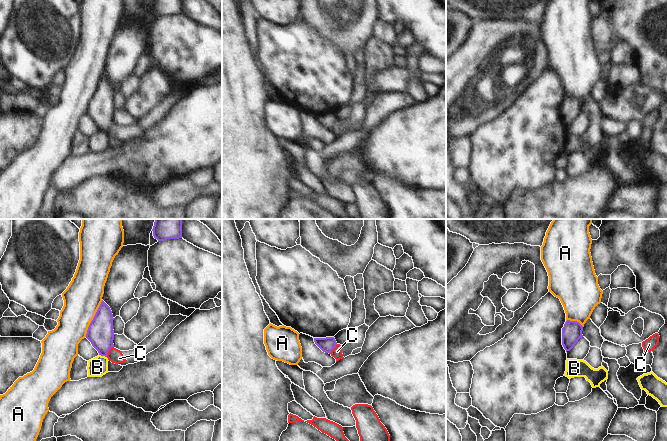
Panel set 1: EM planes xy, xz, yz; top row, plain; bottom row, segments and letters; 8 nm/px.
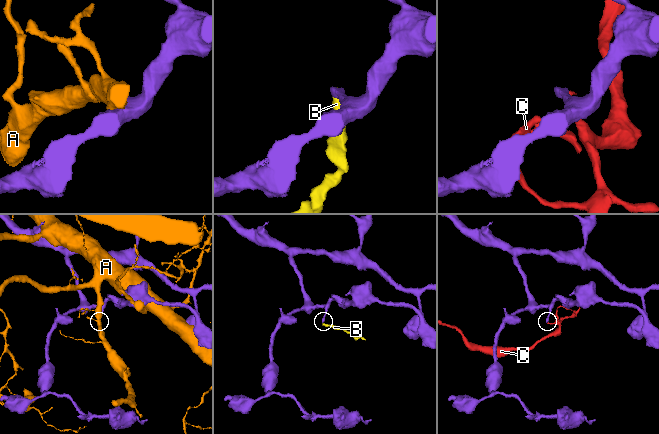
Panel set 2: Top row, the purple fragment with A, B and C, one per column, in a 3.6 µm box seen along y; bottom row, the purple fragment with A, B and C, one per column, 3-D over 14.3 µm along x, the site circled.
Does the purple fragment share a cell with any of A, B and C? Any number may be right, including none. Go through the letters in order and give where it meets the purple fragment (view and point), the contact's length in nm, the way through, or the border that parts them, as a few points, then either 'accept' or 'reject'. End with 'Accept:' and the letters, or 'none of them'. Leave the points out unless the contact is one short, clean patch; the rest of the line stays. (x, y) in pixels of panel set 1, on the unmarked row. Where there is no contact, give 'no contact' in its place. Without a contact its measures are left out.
A: meets purple in xy at (93, 94); contact 320 nm long; reject
B: meets purple in xy at (103, 131); contact 70 nm long; border along xy (99, 130), (106, 133); reject
C: meets purple in xy at (108, 126); contact 110 nm long; reject
Accept: none of them

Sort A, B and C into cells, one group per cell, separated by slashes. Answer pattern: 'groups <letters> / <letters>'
groups A / B / C

